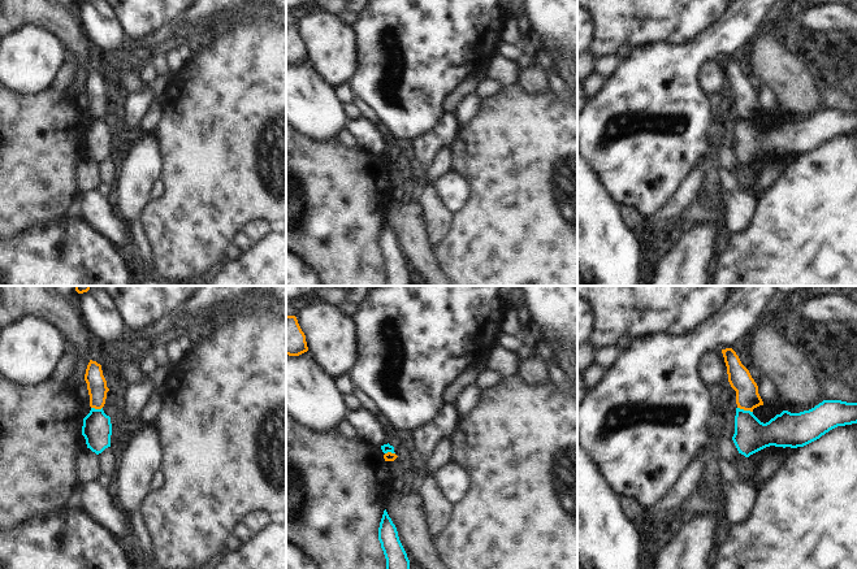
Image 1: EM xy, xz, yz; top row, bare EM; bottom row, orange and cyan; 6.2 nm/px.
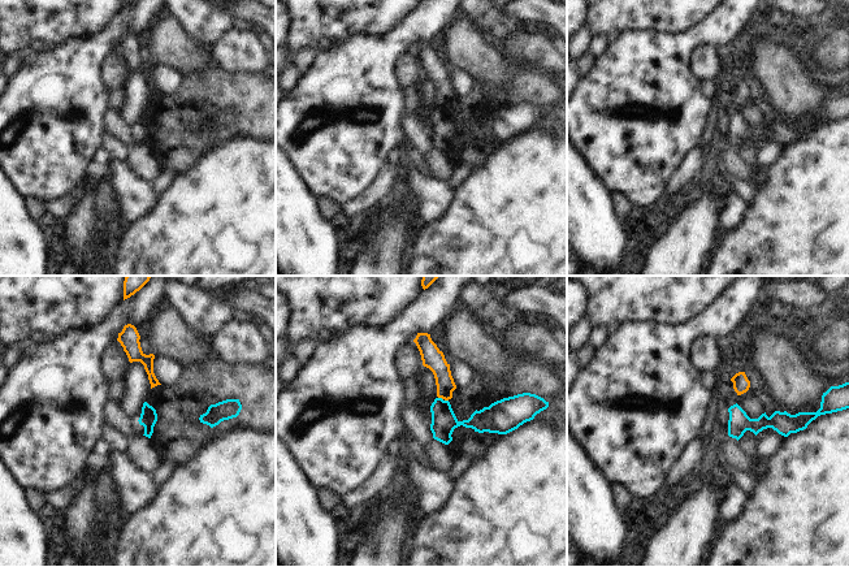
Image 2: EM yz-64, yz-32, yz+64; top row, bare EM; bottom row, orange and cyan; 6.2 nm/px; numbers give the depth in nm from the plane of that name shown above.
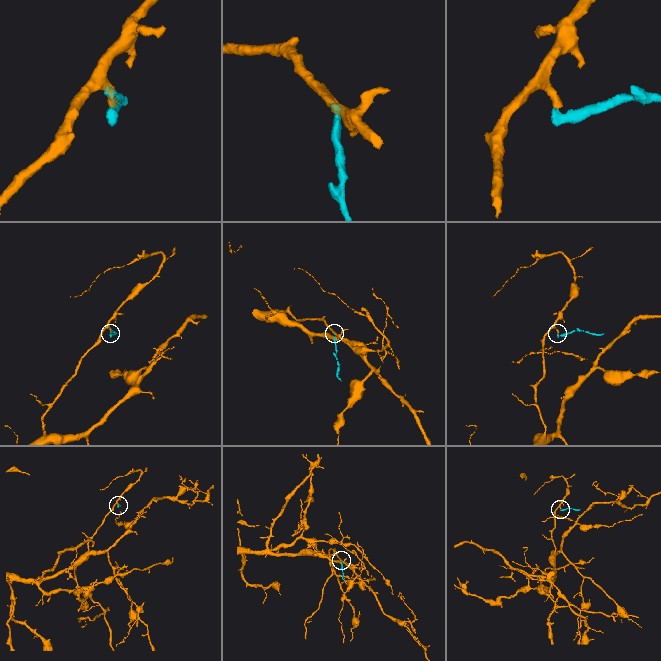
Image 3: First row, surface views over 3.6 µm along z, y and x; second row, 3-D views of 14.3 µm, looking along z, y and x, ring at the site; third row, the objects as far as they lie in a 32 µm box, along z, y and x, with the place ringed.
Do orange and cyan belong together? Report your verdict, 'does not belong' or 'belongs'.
does not belong

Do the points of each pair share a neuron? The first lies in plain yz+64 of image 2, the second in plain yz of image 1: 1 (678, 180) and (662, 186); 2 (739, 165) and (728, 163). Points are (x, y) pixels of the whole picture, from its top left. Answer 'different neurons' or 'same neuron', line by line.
1: different neurons
2: same neuron

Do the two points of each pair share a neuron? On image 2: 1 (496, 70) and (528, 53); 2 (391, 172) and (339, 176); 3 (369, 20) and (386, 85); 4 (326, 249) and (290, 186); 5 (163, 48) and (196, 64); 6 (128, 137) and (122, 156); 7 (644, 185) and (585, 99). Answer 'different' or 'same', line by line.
1: different
2: different
3: different
4: same
5: same
6: different
7: same

